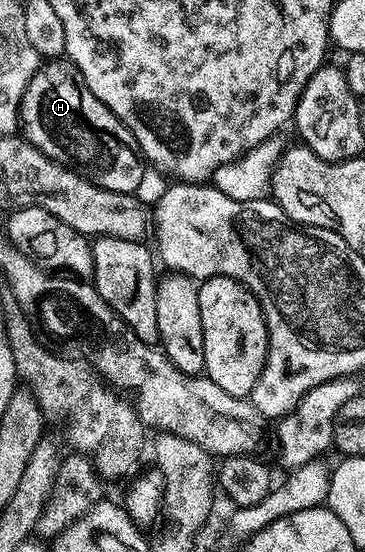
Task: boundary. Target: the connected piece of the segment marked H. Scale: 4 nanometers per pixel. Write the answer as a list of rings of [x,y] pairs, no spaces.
[[[67,58],[41,62],[30,85],[26,85],[26,93],[20,102],[19,126],[22,128],[23,138],[33,143],[42,154],[76,171],[95,187],[130,195],[137,190],[136,182],[144,175],[143,167],[146,167],[146,163],[137,148],[136,138],[112,110],[102,105],[102,101],[98,101],[94,93],[90,93],[82,73],[78,73],[76,66],[68,62]]]

